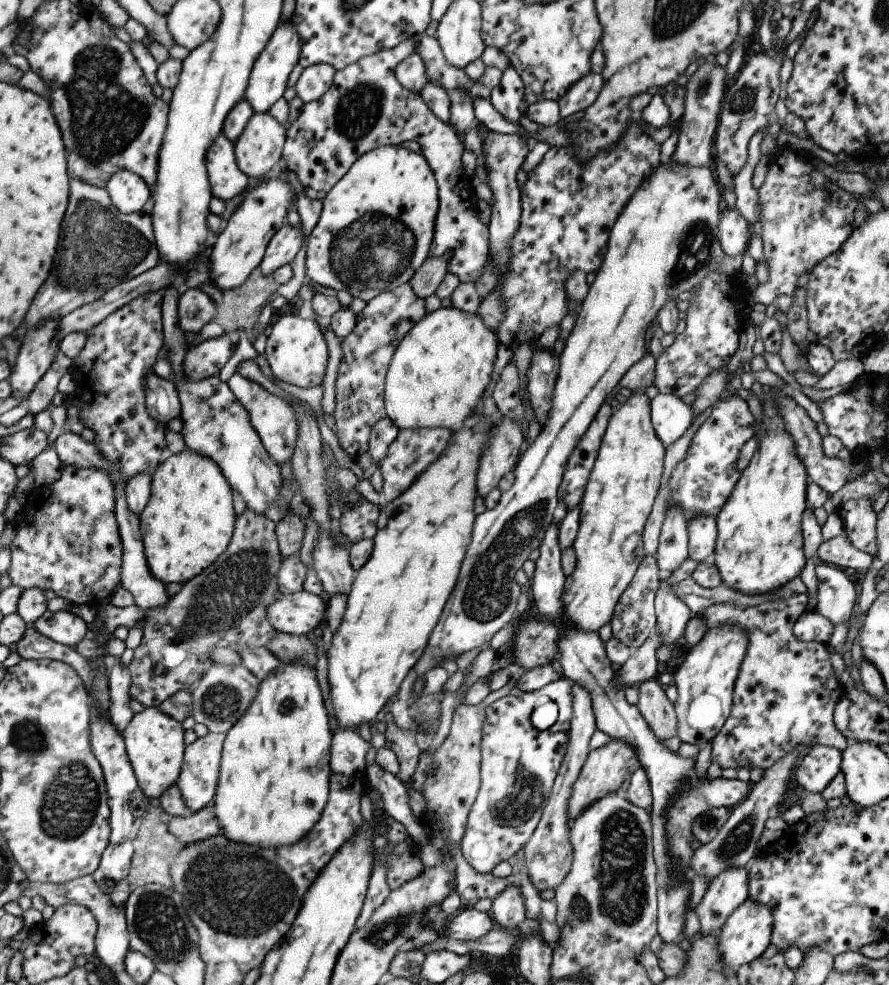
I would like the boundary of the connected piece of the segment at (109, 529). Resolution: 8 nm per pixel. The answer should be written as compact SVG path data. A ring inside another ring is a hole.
M66 466L62 468L61 476L49 486L52 488L51 497L44 496L44 500L40 500L30 522L16 526L16 538L9 545L12 562L8 576L12 585L20 589L40 588L50 595L66 599L70 607L86 605L97 609L121 583L123 554L115 514L114 484L104 470Z

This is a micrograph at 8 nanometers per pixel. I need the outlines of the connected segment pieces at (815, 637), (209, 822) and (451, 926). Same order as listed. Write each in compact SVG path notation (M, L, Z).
M813 610L802 614L802 618L794 624L793 634L802 642L828 644L834 628L828 618Z
M214 806L197 811L189 817L172 817L168 829L178 838L182 847L221 833Z
M466 907L448 920L442 934L454 940L474 941L495 927L489 913Z

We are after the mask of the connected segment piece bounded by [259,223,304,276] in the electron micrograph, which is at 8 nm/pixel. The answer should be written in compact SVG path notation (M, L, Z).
M284 224L275 236L272 236L266 248L262 263L259 265L262 274L268 276L278 268L290 264L304 244L303 228Z

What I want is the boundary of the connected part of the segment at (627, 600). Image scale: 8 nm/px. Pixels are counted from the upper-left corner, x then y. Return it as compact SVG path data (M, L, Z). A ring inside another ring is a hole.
M645 556L638 570L636 570L630 586L616 604L615 613L610 622L612 624L612 636L616 636L620 642L631 650L642 646L650 636L652 629L656 627L655 598L662 577L663 574L660 572L658 564L656 564L655 556Z

